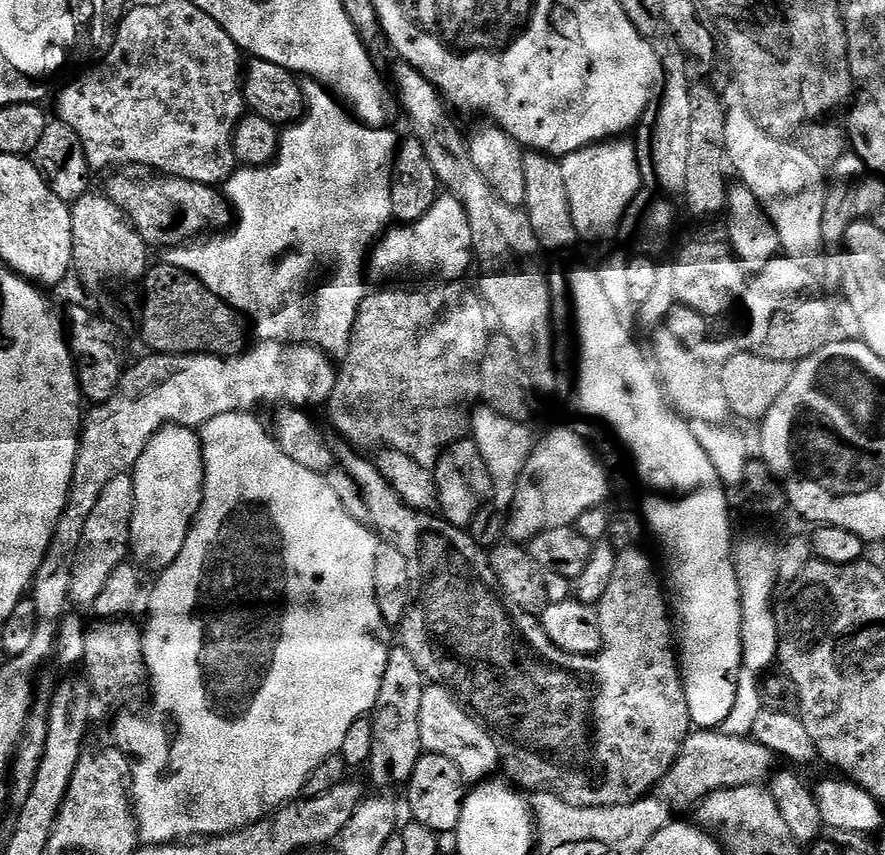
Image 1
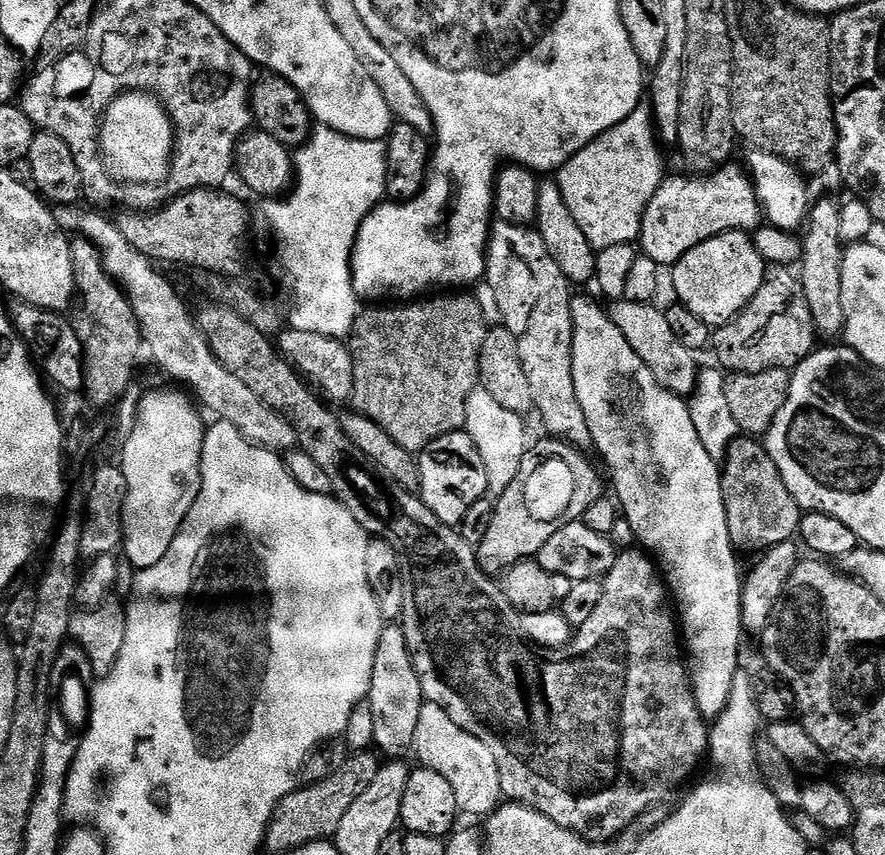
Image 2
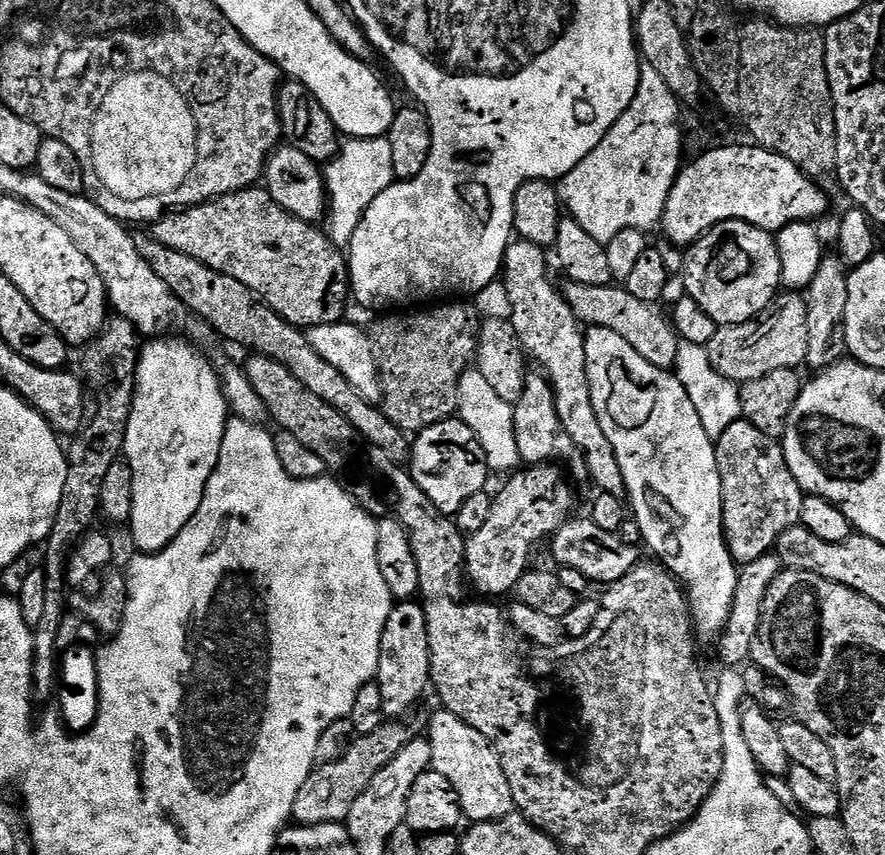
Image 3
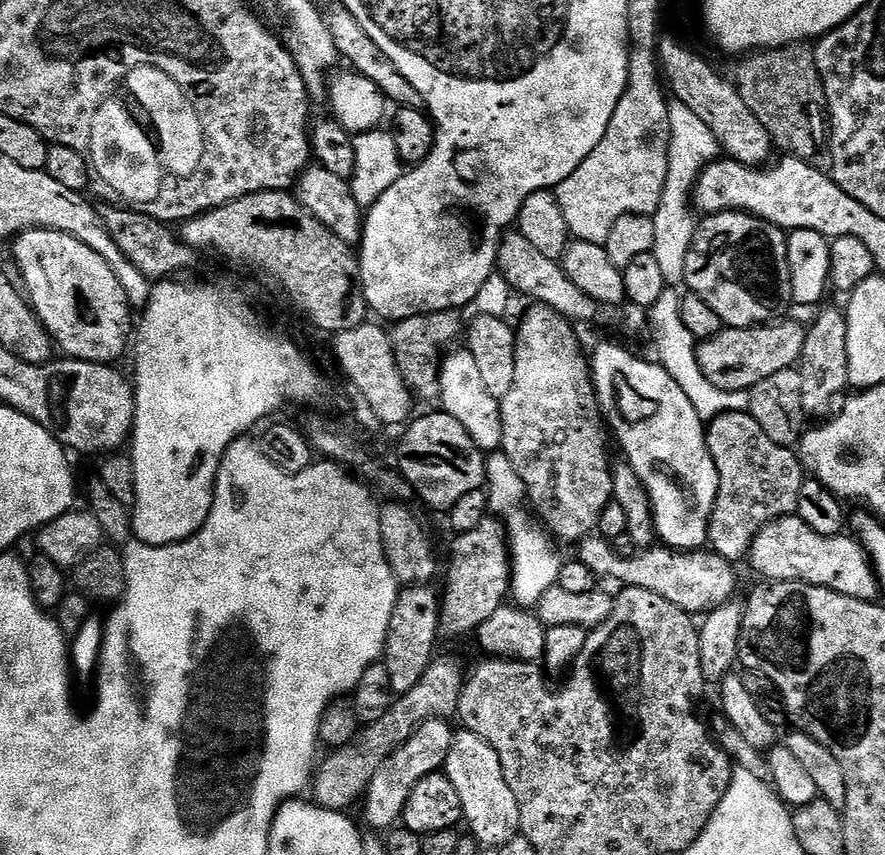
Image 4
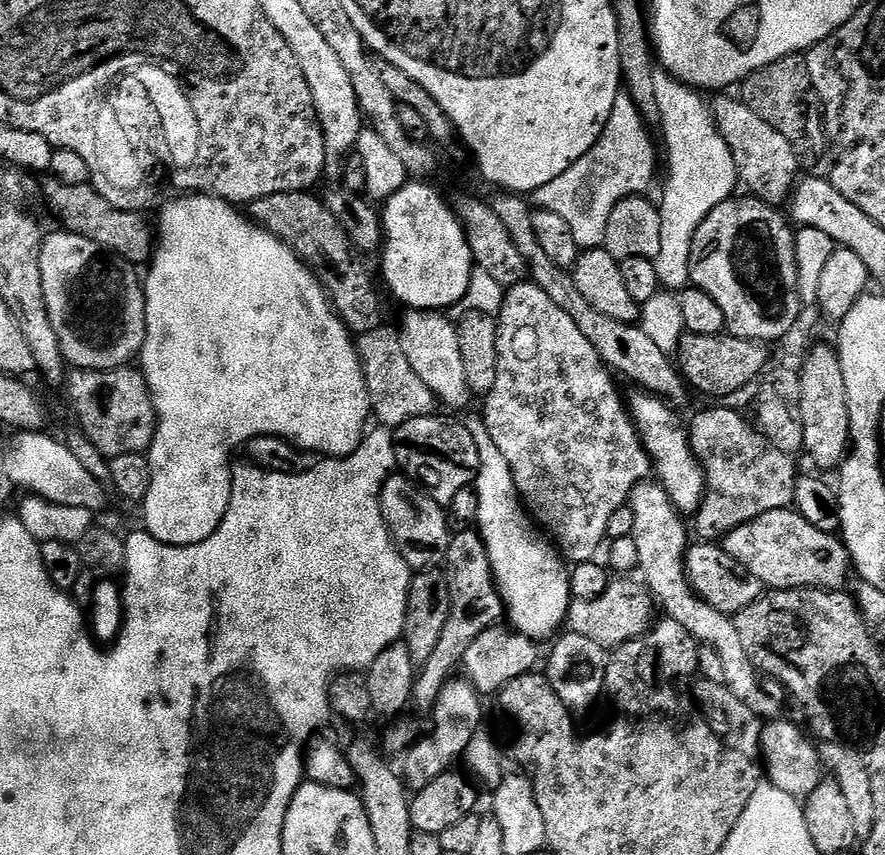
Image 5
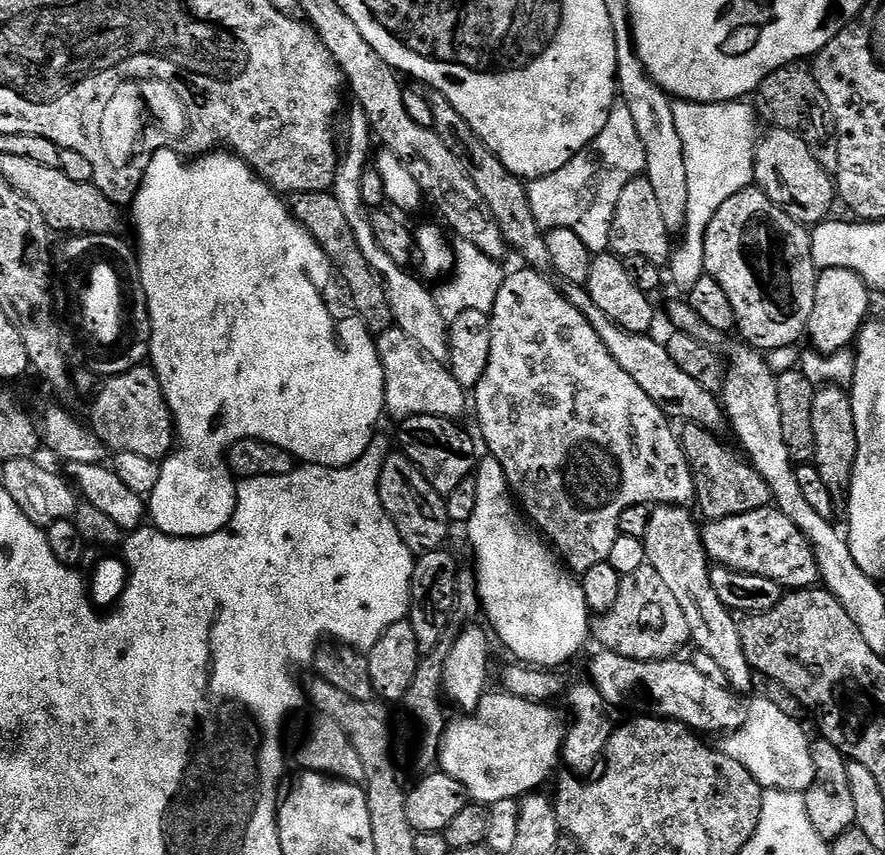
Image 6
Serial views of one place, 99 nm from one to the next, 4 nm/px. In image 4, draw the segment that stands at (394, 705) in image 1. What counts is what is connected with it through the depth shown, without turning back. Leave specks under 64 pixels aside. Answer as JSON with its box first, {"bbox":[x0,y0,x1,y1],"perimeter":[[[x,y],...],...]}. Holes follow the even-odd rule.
{"bbox":[386,584,441,694],"perimeter":[[[413,584],[405,587],[396,600],[392,615],[392,629],[388,631],[386,667],[391,683],[397,693],[403,694],[415,686],[434,659],[436,636],[440,631],[441,597],[428,584]]]}

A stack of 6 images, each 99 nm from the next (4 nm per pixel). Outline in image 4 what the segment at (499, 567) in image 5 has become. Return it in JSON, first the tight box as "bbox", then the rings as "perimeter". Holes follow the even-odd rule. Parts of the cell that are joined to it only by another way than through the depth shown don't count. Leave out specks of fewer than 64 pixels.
{"bbox":[486,451,562,605],"perimeter":[[[493,451],[487,457],[486,493],[489,509],[497,517],[502,518],[503,523],[506,525],[506,535],[512,562],[511,595],[514,600],[516,596],[515,603],[517,605],[539,605],[544,595],[550,589],[557,587],[562,559],[560,560],[559,554],[556,553],[555,546],[557,547],[557,545],[554,543],[553,537],[537,523],[533,513],[527,507],[524,507],[525,509],[520,508],[520,503],[523,505],[526,500],[524,483],[522,478],[518,478],[510,458],[505,456],[503,451]]]}

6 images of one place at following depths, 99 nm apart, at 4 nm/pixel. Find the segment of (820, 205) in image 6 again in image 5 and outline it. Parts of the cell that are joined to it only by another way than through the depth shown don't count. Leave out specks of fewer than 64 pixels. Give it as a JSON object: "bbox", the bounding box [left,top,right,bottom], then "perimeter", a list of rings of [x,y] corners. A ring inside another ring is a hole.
{"bbox":[710,94,802,206],"perimeter":[[[720,94],[715,101],[711,101],[710,107],[712,116],[716,120],[718,130],[726,138],[726,142],[732,151],[732,163],[736,170],[739,183],[744,184],[749,193],[753,197],[759,198],[769,206],[780,206],[780,203],[787,201],[791,197],[798,181],[801,179],[802,169],[801,157],[796,155],[796,147],[785,138],[778,130],[774,130],[774,126],[770,126],[770,122],[762,122],[762,118],[758,118],[758,114],[754,114],[754,110],[750,110],[750,106],[746,106],[743,99],[737,98],[736,100],[732,94]]]}

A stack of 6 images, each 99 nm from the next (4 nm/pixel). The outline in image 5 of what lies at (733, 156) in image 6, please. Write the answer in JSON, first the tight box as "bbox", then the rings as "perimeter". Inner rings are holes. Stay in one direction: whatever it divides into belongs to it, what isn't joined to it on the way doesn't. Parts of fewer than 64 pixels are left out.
{"bbox":[654,70,738,294],"perimeter":[[[663,70],[654,74],[654,94],[658,98],[660,121],[664,128],[664,138],[668,146],[668,181],[664,184],[664,201],[659,201],[660,221],[662,222],[662,250],[658,250],[654,261],[658,270],[661,289],[679,294],[689,287],[690,250],[694,242],[694,234],[698,226],[723,200],[729,199],[738,188],[738,177],[732,163],[732,151],[724,135],[718,130],[716,120],[712,116],[709,101],[703,100],[697,89],[683,84],[681,80]]]}

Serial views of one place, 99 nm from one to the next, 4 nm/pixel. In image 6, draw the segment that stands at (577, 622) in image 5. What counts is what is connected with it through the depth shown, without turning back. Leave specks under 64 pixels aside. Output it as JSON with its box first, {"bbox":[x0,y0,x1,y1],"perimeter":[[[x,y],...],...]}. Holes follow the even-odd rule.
{"bbox":[590,563,692,660],"perimeter":[[[648,563],[621,579],[614,606],[591,621],[590,632],[603,651],[622,654],[631,660],[666,660],[675,657],[679,653],[676,651],[689,647],[692,639],[682,607],[678,606],[677,599],[658,571]]]}

